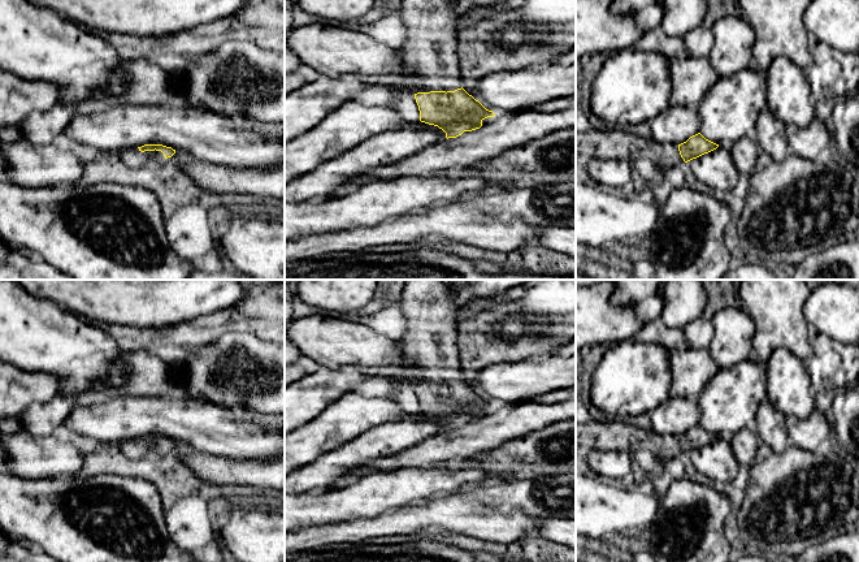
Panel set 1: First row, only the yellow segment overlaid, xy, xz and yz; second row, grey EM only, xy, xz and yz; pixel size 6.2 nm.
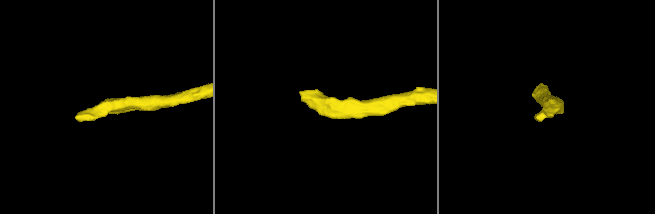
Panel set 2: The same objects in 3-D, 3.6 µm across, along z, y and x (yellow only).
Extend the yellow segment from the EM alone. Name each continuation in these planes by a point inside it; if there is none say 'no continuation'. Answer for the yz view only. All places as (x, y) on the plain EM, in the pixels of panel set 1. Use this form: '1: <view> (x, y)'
1: yz (610, 433)

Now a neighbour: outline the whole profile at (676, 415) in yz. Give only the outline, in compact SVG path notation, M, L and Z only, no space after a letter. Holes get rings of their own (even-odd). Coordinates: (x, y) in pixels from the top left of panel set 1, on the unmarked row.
M669 395L650 412L650 419L651 431L678 437L699 424L700 408L698 399Z

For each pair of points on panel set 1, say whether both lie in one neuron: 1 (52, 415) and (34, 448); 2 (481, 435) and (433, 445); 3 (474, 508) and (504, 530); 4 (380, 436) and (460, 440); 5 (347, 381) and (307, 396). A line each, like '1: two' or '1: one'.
1: two
2: one
3: one
4: two
5: one

